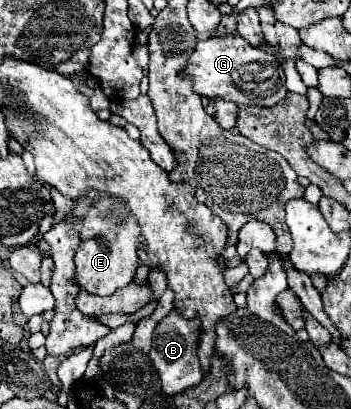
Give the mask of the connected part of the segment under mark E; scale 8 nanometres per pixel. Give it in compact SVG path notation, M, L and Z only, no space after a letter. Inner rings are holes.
M90 189L86 199L76 201L76 209L72 213L80 219L82 225L82 243L74 257L74 283L92 295L112 295L116 289L130 285L138 269L136 251L140 247L140 229L134 217L126 213L126 205L116 197ZM118 219L120 223L116 225Z

